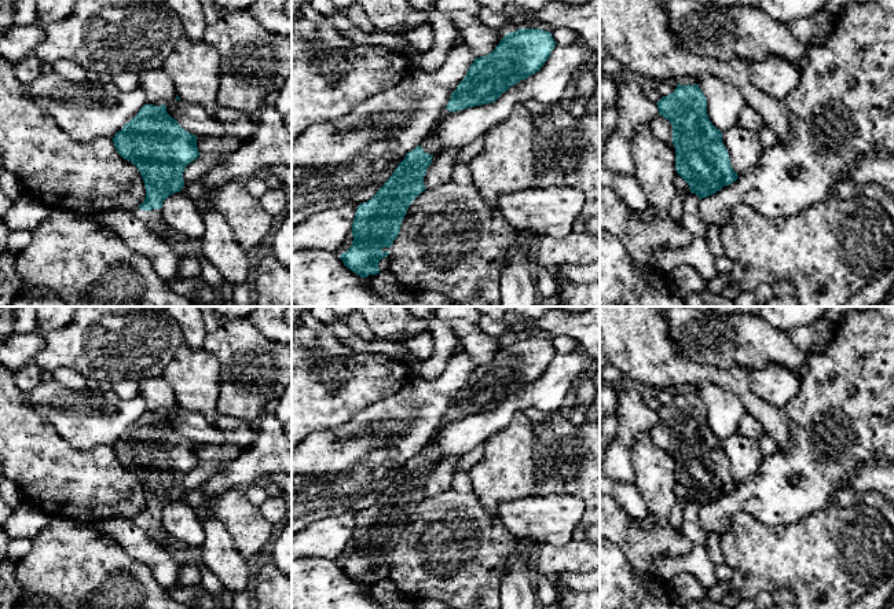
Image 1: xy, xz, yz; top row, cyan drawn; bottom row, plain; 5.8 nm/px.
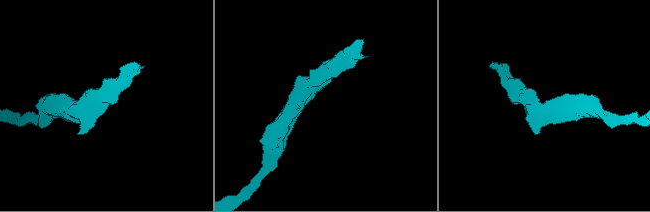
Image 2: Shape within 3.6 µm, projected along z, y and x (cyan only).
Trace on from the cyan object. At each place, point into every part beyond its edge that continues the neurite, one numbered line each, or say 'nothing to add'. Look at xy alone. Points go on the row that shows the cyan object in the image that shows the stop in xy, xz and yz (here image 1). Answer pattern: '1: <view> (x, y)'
1: xy (183, 246)

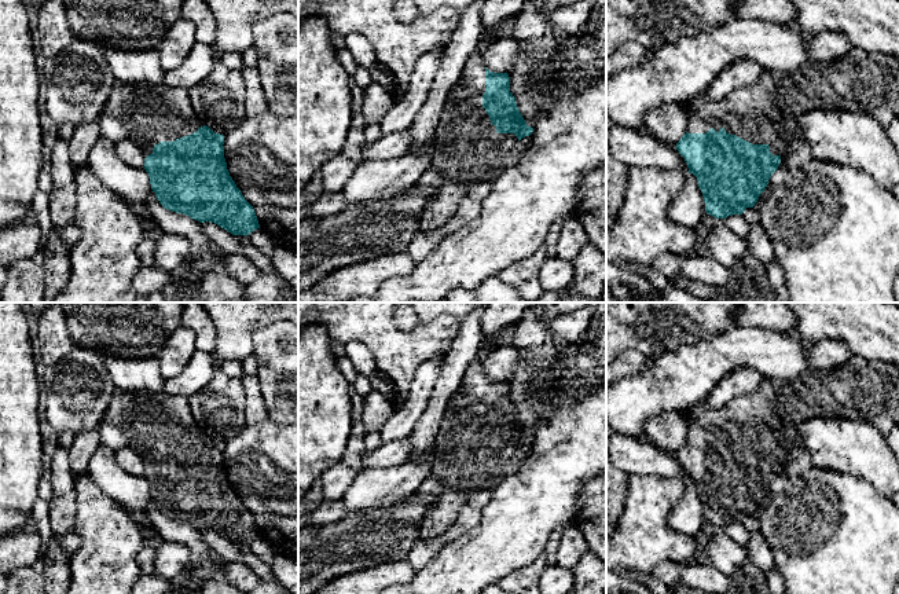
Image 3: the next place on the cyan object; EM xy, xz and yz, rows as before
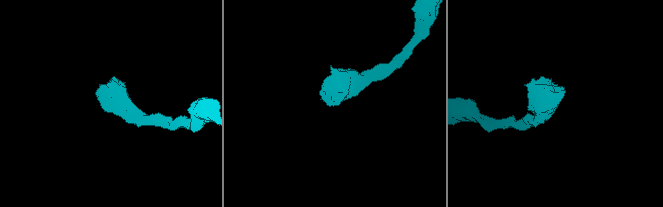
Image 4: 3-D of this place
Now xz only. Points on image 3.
1: xz (468, 150)

